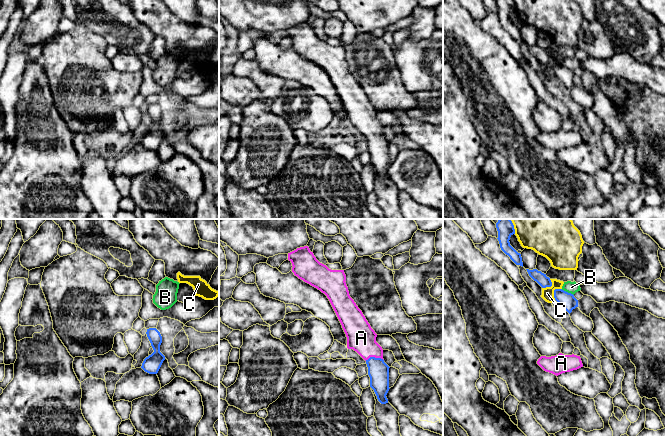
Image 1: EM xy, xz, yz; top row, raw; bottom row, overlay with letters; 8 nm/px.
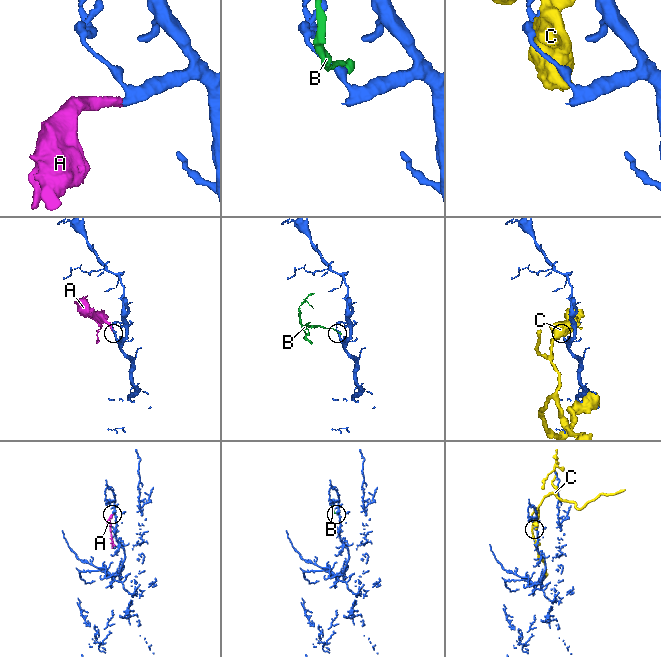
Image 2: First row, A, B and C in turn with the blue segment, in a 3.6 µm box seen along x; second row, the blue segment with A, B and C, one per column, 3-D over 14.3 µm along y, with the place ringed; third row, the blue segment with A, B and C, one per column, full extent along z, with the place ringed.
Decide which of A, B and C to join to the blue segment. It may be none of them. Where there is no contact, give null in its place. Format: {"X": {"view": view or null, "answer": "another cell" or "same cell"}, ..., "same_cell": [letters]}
{"A": {"view": "xz", "answer": "same cell"}, "B": {"view": "yz", "answer": "another cell"}, "C": {"view": "yz", "answer": "another cell"}, "same_cell": ["A"]}

